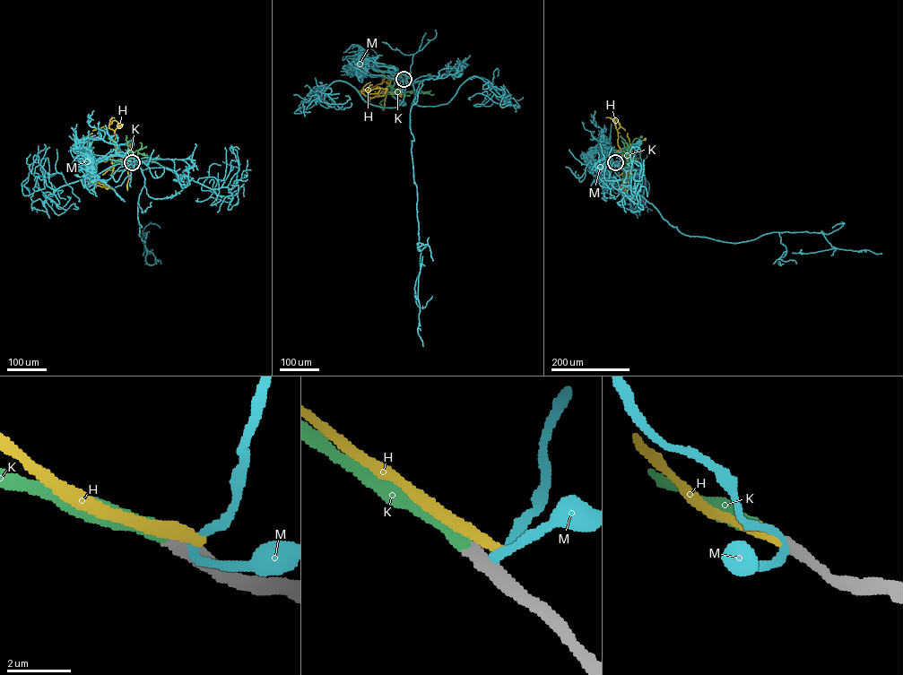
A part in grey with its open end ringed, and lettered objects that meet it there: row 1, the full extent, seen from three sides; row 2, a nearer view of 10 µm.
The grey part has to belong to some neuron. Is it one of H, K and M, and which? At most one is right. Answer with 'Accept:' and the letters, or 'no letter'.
Accept: K

